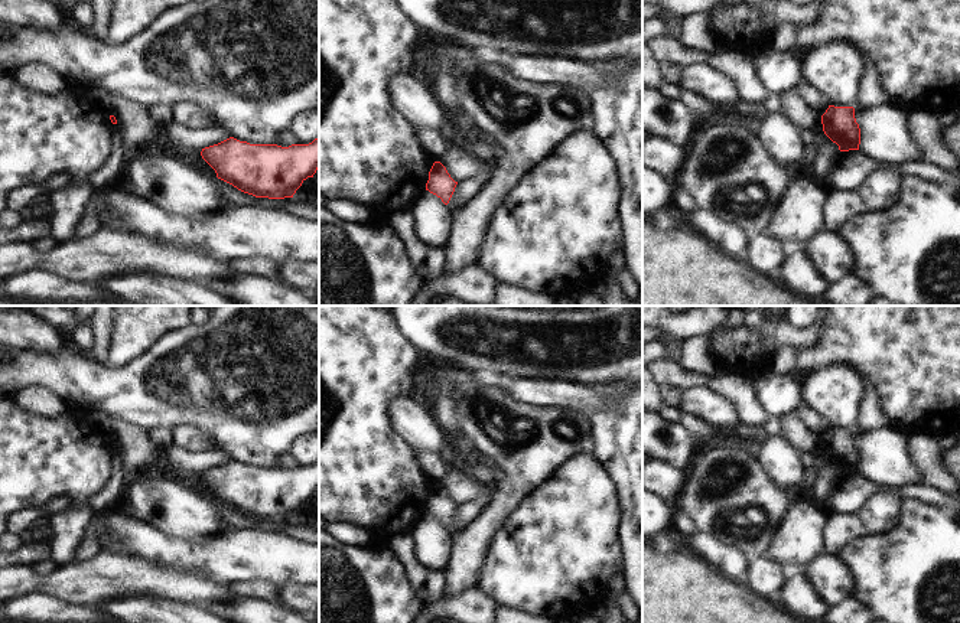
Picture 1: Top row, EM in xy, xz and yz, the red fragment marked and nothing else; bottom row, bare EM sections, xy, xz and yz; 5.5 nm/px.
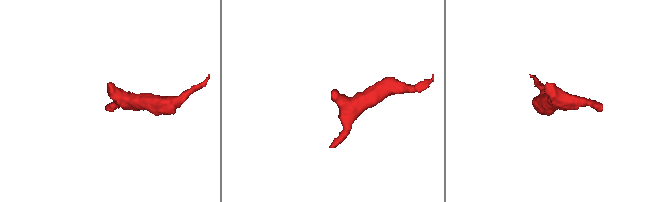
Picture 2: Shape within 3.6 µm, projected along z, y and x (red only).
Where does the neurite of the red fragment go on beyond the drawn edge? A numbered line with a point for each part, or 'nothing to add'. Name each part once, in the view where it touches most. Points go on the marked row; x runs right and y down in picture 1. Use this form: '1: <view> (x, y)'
nothing to add

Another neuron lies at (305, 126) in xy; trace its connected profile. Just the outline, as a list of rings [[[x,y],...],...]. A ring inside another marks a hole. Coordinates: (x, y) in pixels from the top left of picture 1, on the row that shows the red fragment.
[[[297,112],[287,125],[297,144],[309,144],[319,137],[319,115],[316,112]]]

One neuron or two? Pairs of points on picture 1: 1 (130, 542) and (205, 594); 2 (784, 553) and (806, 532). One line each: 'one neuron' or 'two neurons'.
1: two neurons
2: one neuron

